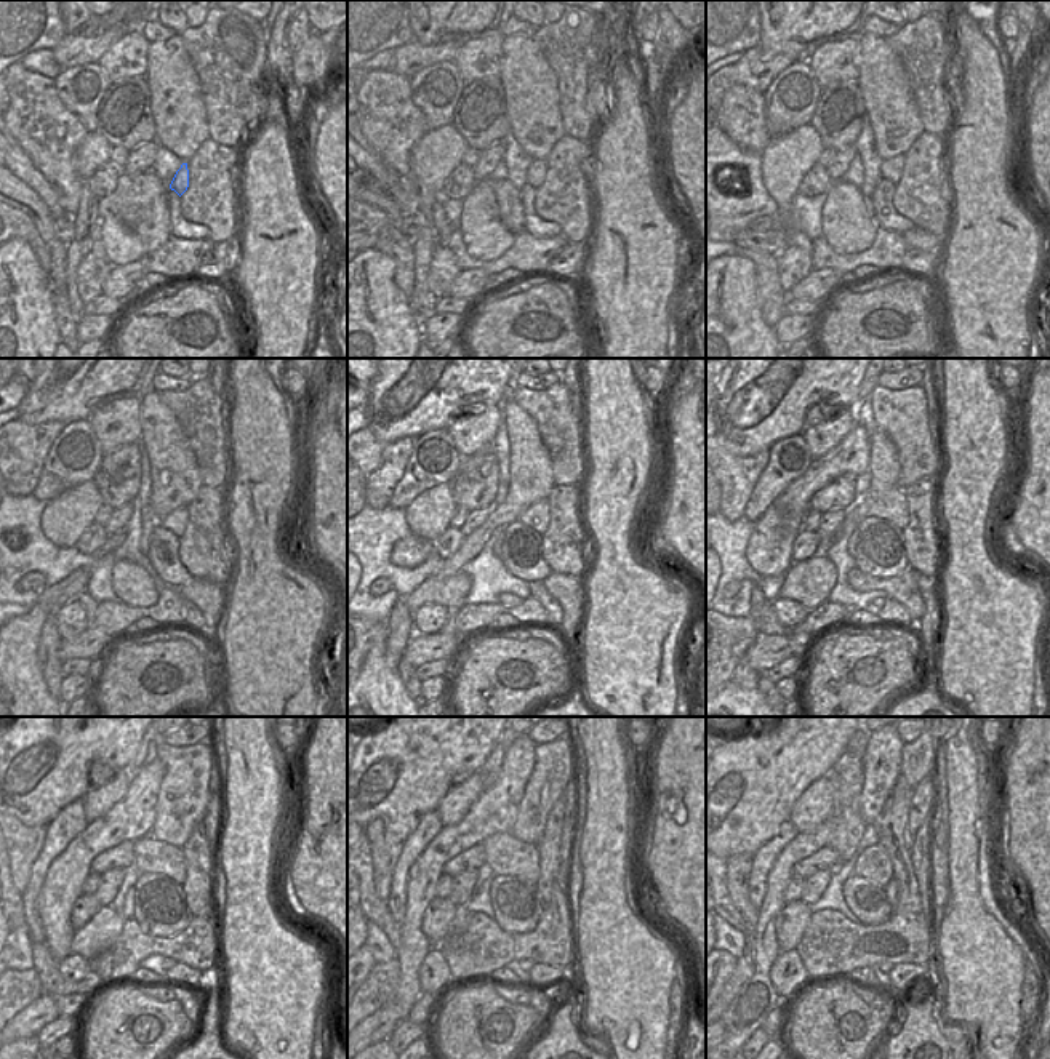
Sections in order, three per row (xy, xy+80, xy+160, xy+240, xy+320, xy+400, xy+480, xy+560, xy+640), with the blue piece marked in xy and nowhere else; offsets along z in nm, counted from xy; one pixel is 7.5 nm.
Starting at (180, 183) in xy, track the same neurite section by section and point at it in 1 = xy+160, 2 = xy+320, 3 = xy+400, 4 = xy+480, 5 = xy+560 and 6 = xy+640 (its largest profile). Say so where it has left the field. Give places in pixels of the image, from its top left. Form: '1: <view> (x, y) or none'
1: xy+160 (892, 168)
2: xy+320 (537, 515)
3: xy+400 (890, 506)
4: xy+480 (151, 856)
5: xy+560 (506, 855)
6: xy+640 (873, 864)

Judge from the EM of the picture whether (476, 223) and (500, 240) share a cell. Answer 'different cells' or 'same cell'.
same cell

